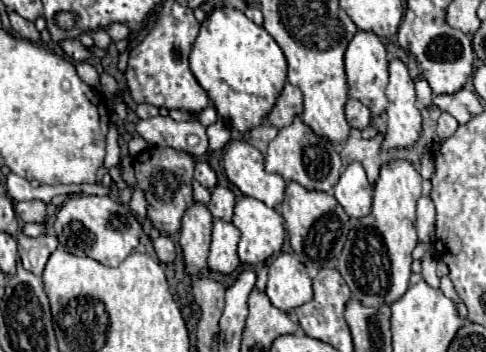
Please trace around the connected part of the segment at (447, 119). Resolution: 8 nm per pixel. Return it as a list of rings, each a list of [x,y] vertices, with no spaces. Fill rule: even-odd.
[[[440,112],[438,116],[438,122],[436,122],[436,134],[440,140],[446,140],[450,138],[458,128],[458,122],[448,114],[448,112]]]

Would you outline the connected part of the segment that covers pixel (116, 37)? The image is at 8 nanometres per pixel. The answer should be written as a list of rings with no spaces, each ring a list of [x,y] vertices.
[[[112,24],[108,28],[108,34],[110,34],[112,42],[120,42],[120,40],[124,40],[124,38],[130,36],[130,30],[124,24]]]

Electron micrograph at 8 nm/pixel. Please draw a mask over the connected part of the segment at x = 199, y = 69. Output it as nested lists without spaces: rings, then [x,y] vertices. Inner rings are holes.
[[[232,6],[214,8],[202,22],[190,50],[190,70],[208,92],[218,116],[238,132],[262,124],[286,82],[286,58],[280,46],[262,26]]]

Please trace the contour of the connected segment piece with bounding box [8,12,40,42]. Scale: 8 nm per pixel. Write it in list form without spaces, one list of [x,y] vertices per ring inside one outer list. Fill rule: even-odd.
[[[8,12],[8,16],[10,16],[10,26],[12,26],[12,30],[14,30],[18,36],[22,36],[22,38],[26,38],[26,40],[30,40],[30,42],[38,42],[38,40],[40,40],[40,32],[36,30],[34,22],[24,20],[24,18],[18,16],[16,12]]]

